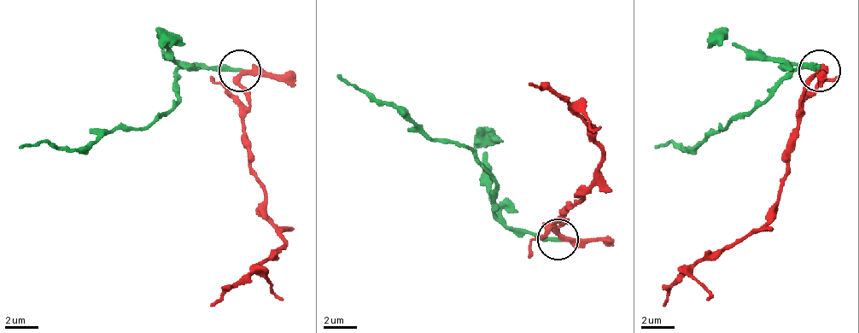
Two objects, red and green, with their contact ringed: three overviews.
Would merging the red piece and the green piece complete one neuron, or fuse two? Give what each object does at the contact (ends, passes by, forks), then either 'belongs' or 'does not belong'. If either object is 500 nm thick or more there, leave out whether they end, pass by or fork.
red passes by | green ends | belongs

